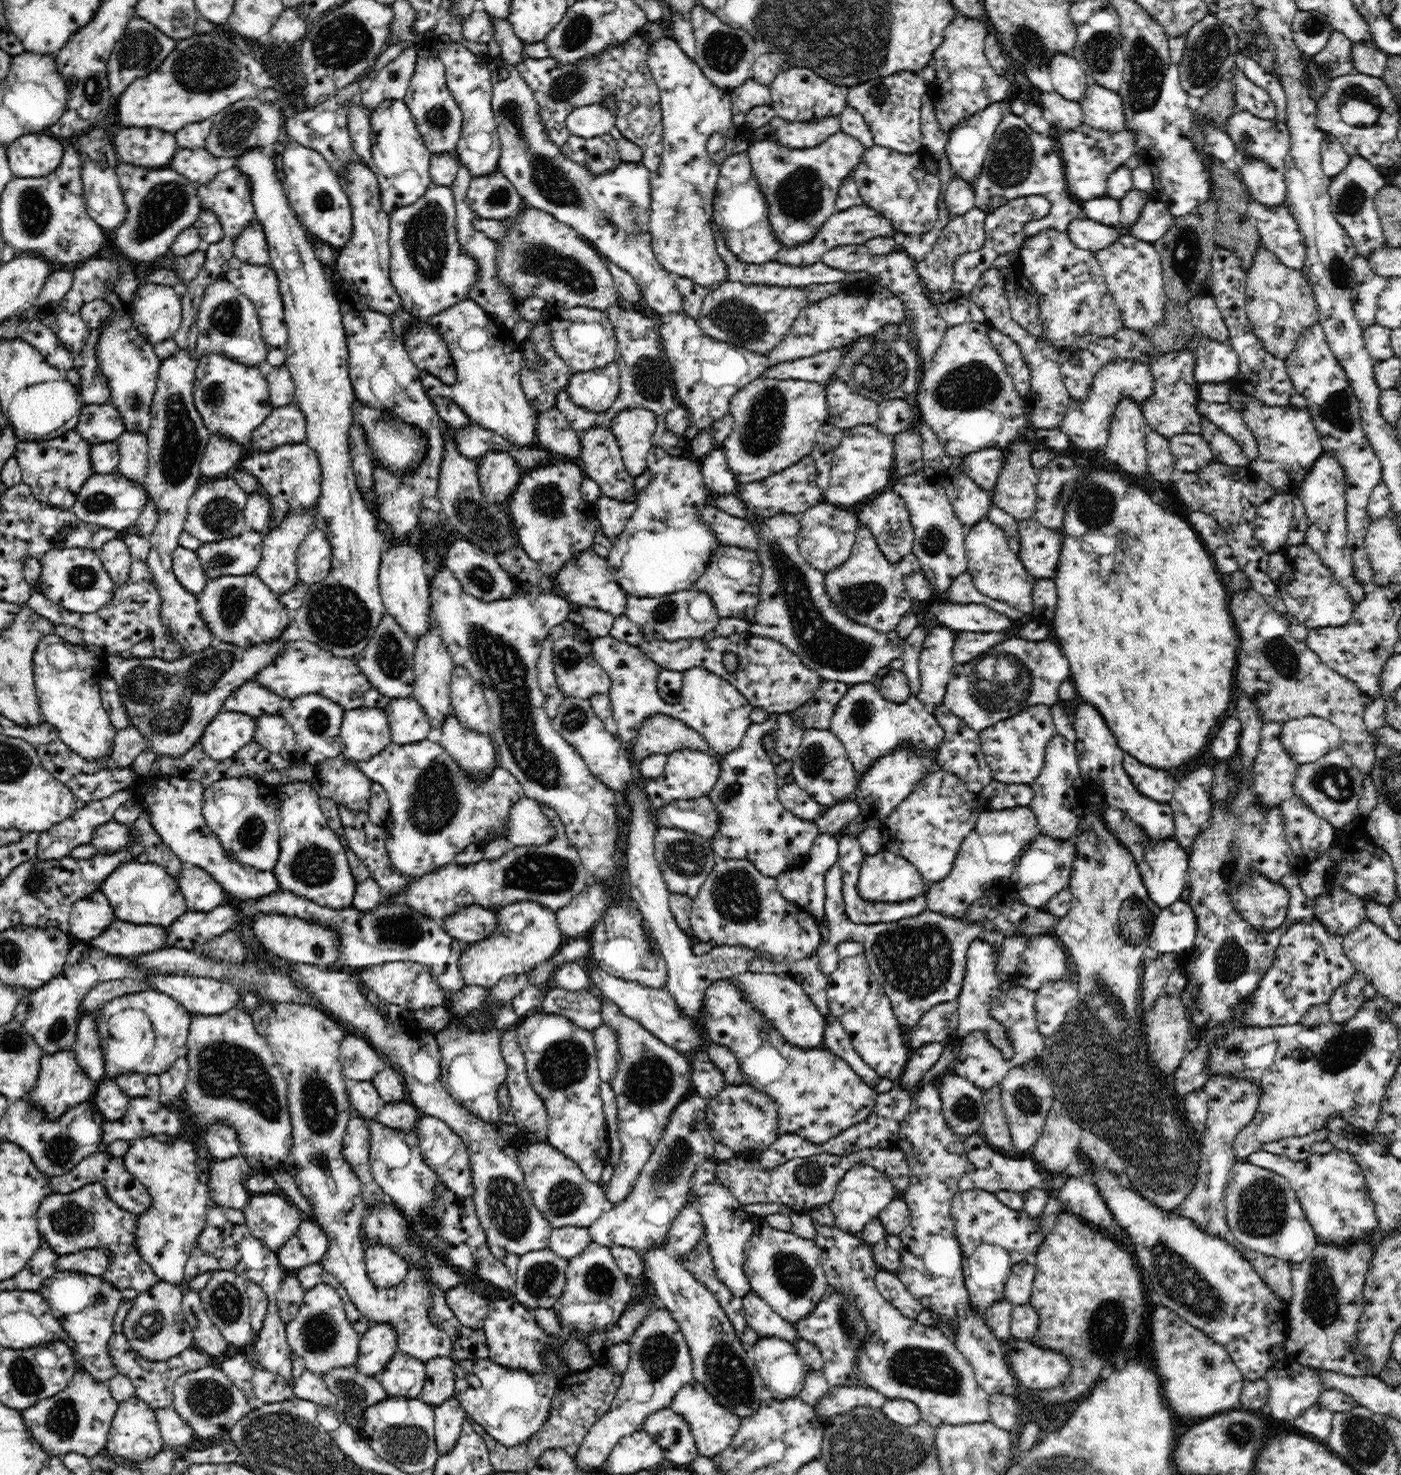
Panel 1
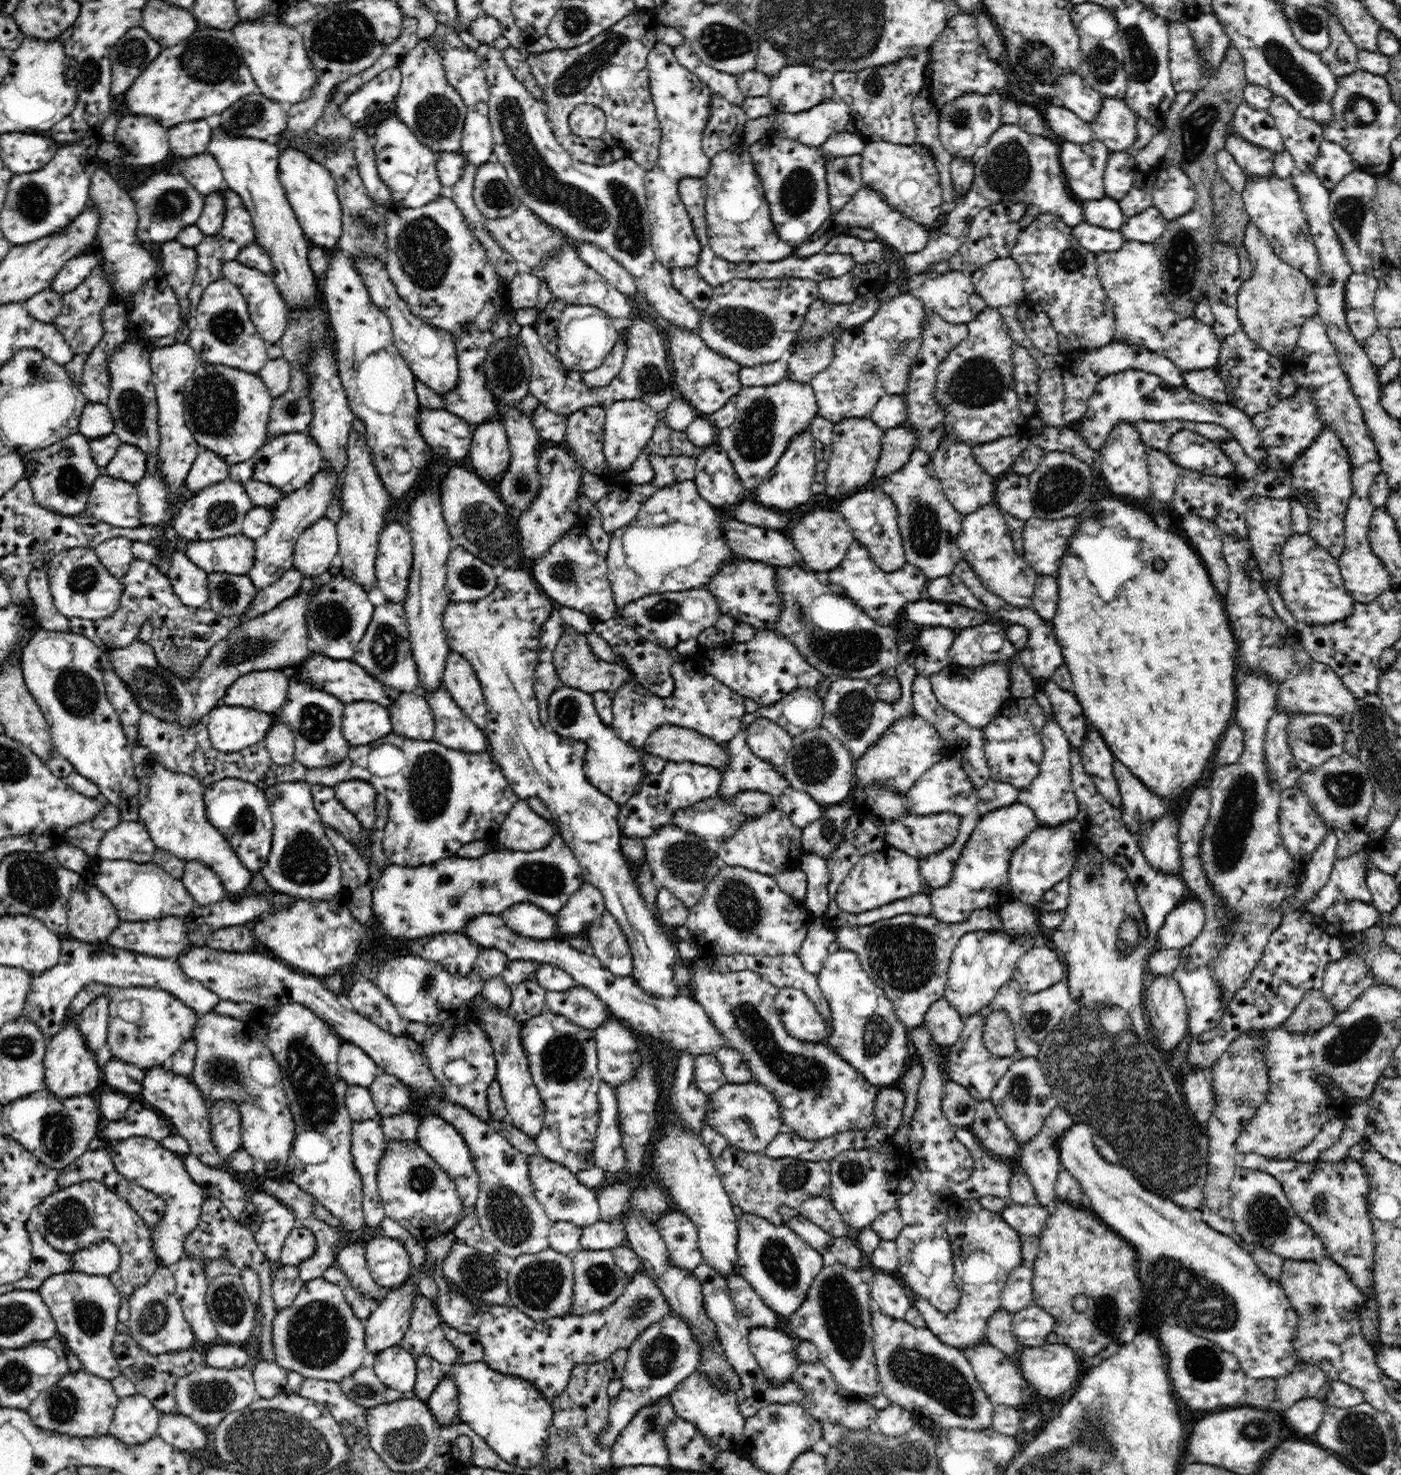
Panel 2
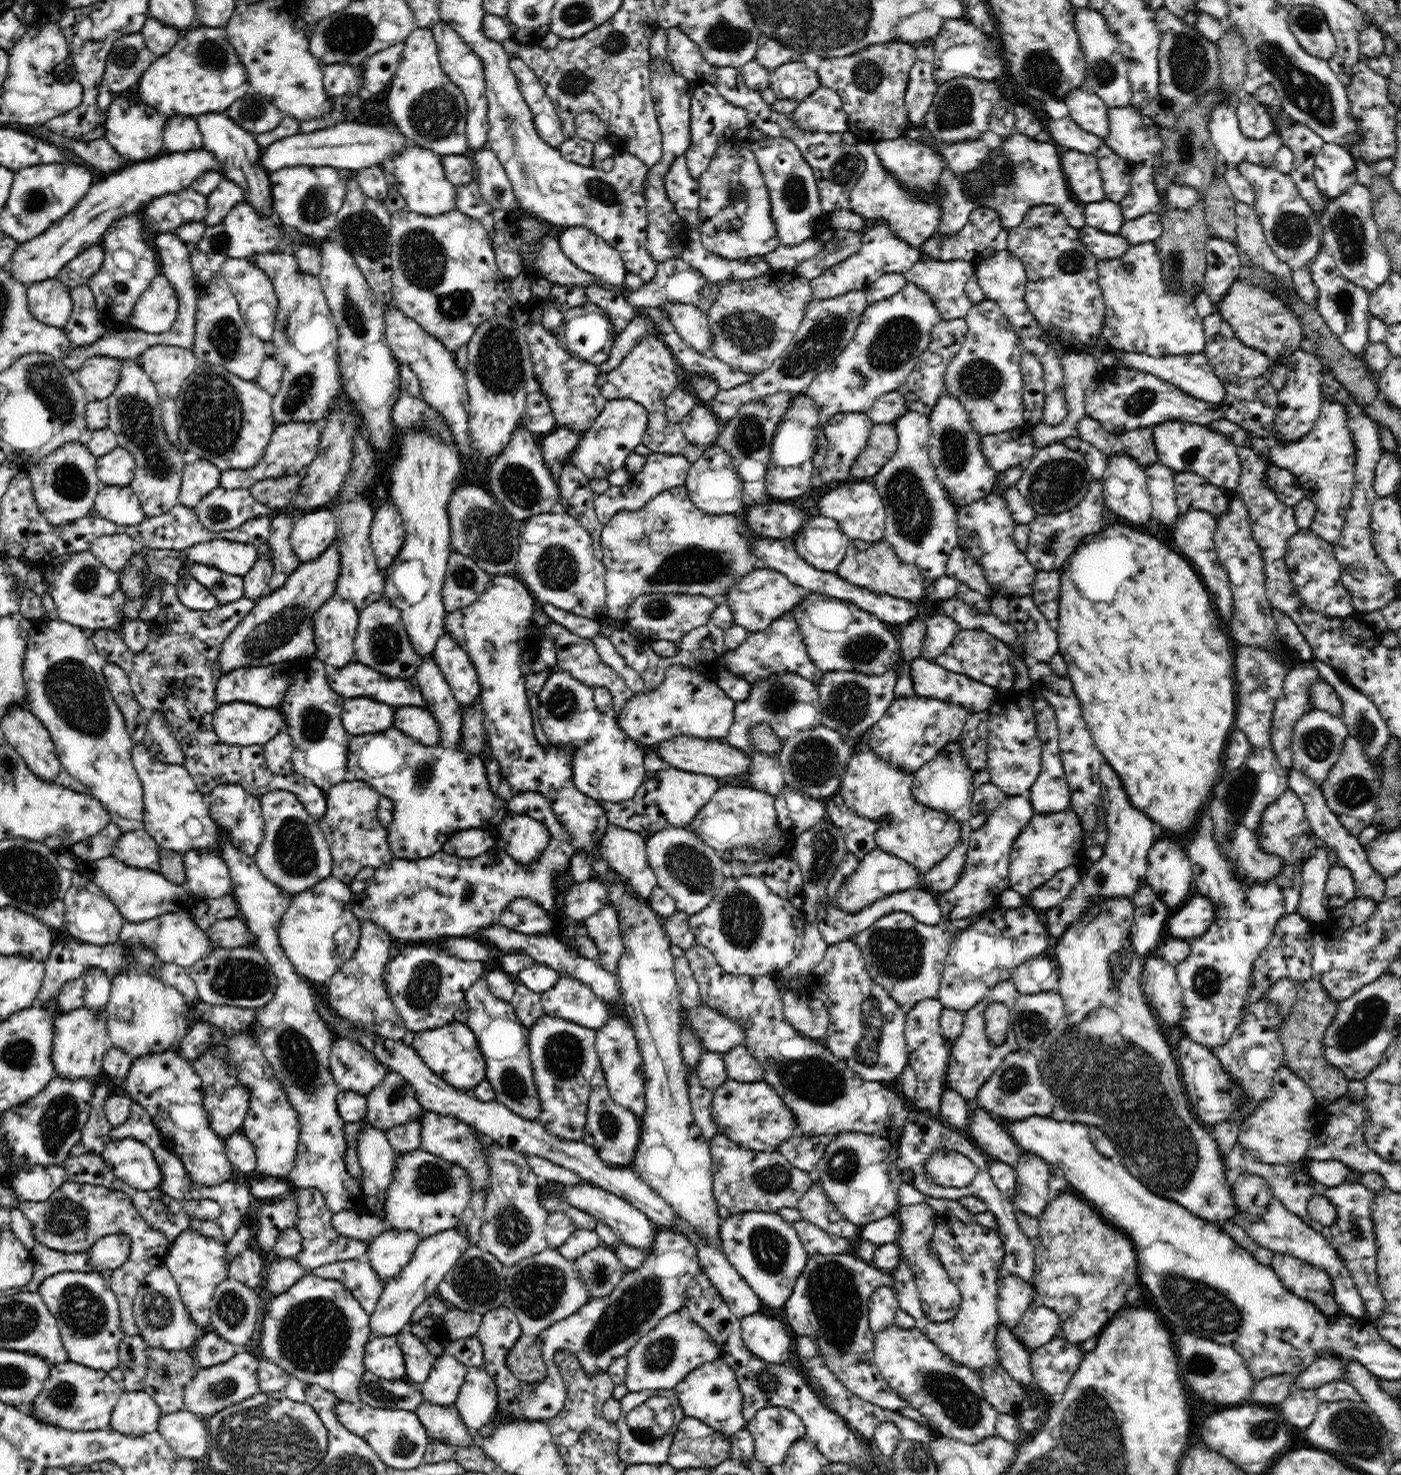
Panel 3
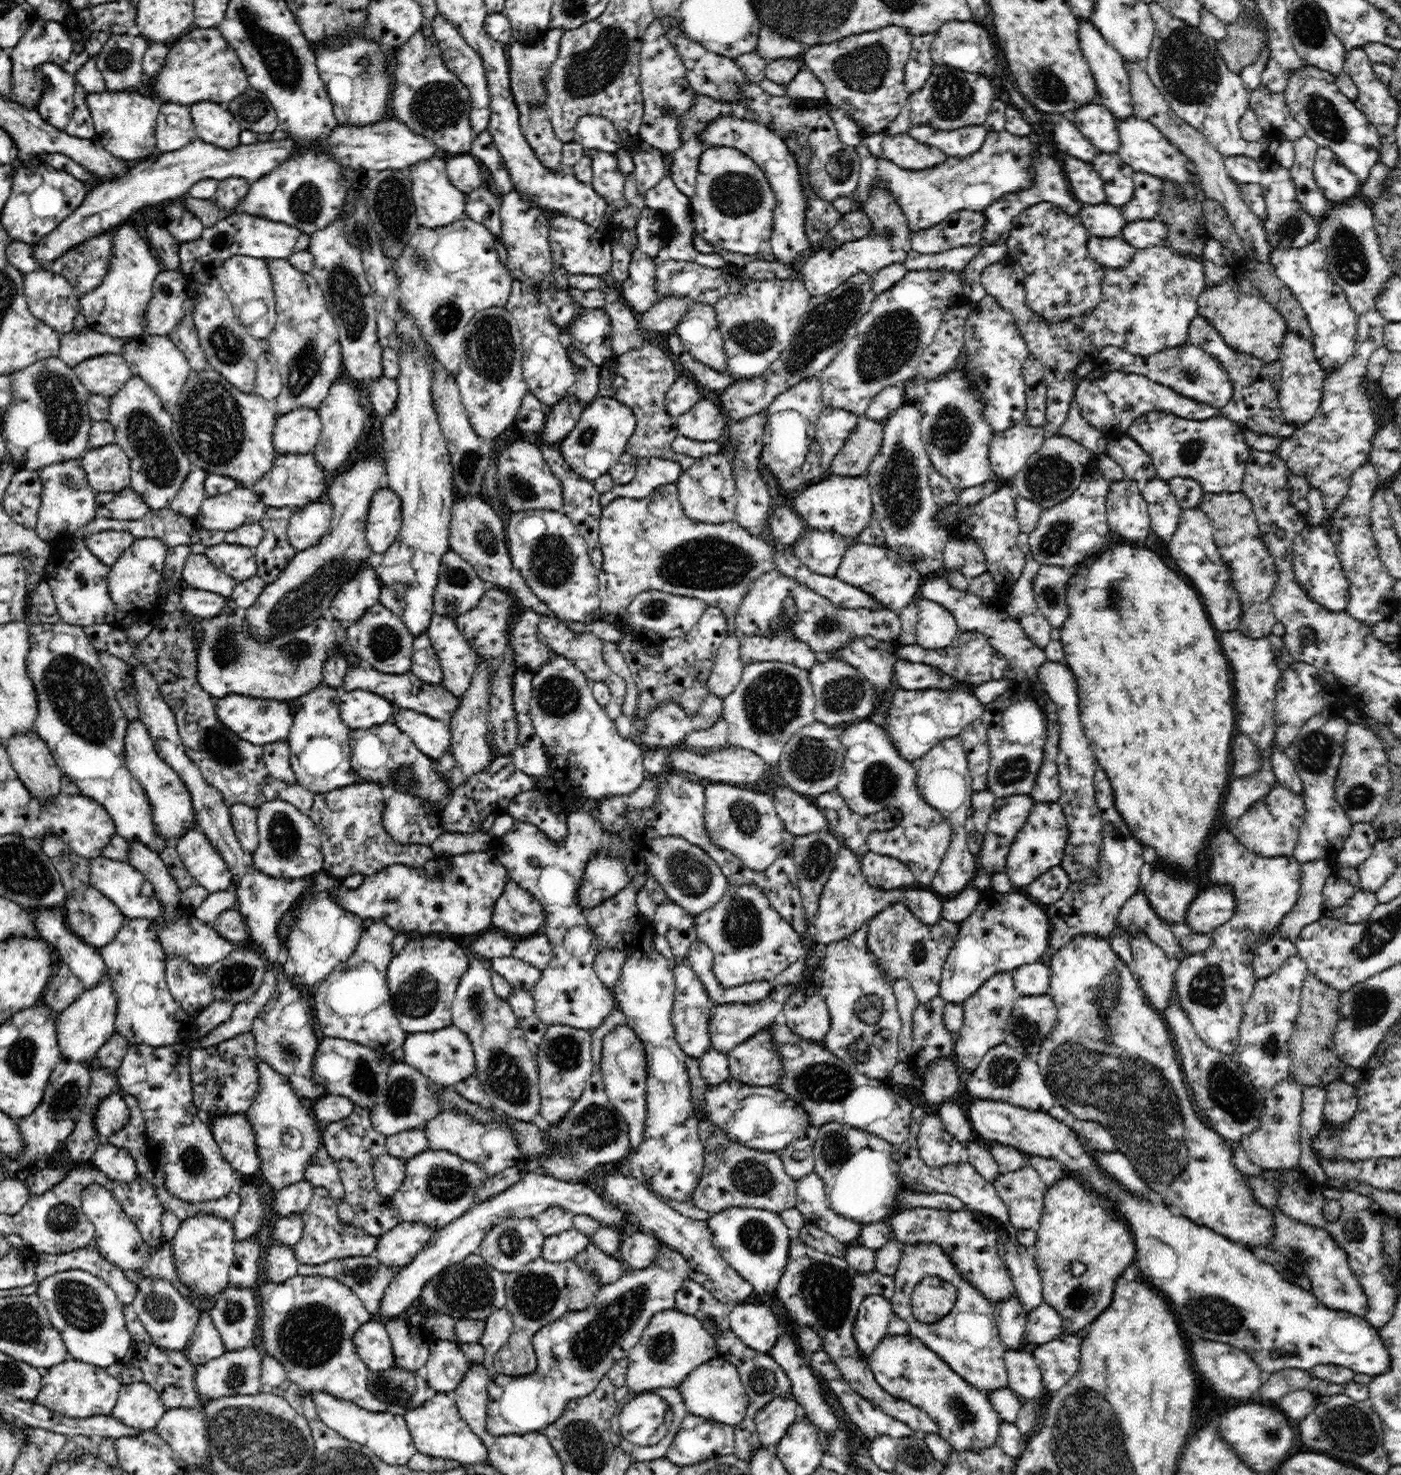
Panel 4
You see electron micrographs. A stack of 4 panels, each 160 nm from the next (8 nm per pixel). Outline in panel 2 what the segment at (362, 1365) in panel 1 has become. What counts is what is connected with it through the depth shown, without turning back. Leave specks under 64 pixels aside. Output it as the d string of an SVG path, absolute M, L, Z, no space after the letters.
M409 1274L402 1284L387 1290L383 1299L375 1304L370 1316L364 1320L365 1343L368 1353L375 1355L377 1352L386 1350L389 1346L394 1346L405 1339L405 1335L410 1327L412 1308L414 1308L412 1300L414 1300L419 1293L418 1277L414 1274Z

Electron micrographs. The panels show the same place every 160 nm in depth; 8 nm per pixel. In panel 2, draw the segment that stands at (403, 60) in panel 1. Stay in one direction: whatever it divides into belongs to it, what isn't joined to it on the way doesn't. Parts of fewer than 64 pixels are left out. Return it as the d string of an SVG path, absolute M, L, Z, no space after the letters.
M398 66L384 69L376 78L367 82L360 90L354 92L354 94L348 95L348 98L345 98L339 104L340 114L354 124L358 124L359 122L364 123L367 116L372 115L383 104L386 104L386 102L392 102L395 99L401 80L402 75Z

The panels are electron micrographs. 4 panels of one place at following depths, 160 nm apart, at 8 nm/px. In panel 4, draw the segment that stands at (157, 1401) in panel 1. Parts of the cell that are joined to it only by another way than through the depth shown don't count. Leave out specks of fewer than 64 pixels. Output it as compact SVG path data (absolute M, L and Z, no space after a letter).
M133 1341L130 1350L123 1356L118 1364L121 1366L118 1379L121 1384L131 1382L146 1382L150 1385L168 1409L196 1409L201 1407L200 1393L195 1386L196 1367L188 1360L185 1351L162 1349L155 1344Z

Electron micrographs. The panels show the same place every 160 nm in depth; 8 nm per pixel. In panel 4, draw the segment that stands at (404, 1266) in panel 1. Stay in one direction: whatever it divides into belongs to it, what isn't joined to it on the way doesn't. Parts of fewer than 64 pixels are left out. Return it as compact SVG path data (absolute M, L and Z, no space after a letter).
M401 1222L378 1239L372 1255L388 1268L404 1268L435 1232L420 1222Z

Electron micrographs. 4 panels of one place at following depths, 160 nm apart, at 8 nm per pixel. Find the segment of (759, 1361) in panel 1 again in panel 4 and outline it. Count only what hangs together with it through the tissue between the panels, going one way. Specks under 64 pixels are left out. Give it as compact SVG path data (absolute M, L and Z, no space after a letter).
M737 1304L729 1314L730 1329L741 1342L767 1353L778 1340L778 1322L774 1312L762 1304Z

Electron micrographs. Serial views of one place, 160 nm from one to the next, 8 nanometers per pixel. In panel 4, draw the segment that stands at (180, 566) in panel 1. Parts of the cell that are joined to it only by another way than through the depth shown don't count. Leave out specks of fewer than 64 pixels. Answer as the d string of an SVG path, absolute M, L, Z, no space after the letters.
M191 588L181 592L183 610L194 617L212 618L218 616L228 602L228 597L206 590Z

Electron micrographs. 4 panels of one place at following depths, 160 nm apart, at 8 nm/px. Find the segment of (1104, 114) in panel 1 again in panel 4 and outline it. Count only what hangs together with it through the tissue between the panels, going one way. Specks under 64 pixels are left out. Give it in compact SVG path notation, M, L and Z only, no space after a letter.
M1130 116L1128 120L1117 120L1118 136L1120 137L1120 158L1132 167L1134 172L1151 174L1162 180L1171 180L1177 184L1194 182L1193 162L1176 146L1173 145L1150 121Z

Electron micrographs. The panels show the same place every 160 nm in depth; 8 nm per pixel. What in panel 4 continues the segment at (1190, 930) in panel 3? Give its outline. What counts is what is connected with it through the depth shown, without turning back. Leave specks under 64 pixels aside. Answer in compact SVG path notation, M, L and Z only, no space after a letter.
M1212 885L1197 893L1186 912L1187 924L1192 932L1210 934L1228 922L1236 912L1236 897L1230 885Z

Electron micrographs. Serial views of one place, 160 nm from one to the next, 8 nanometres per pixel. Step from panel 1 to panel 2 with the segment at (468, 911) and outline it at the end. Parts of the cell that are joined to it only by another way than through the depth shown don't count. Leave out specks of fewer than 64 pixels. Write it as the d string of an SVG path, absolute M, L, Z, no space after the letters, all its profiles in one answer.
M492 914L474 916L466 924L462 934L479 944L483 951L505 953L510 961L523 960L555 964L560 970L570 974L578 986L594 993L607 1006L615 1020L620 1020L627 1027L643 1032L644 1036L651 1036L653 1040L662 1039L676 1050L703 1055L712 1054L726 1047L726 1039L716 1029L712 1019L704 1011L704 1007L693 997L687 994L680 994L674 999L650 997L636 986L631 976L612 974L591 952L576 950L565 938L538 940L522 937L506 925L501 915Z

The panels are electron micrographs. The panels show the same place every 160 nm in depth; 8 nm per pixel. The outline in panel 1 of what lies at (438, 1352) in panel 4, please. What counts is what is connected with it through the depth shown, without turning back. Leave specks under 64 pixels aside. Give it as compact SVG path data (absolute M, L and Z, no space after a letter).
M452 1395L442 1404L433 1407L435 1414L435 1441L438 1456L449 1453L457 1444L464 1421L468 1419L460 1401Z

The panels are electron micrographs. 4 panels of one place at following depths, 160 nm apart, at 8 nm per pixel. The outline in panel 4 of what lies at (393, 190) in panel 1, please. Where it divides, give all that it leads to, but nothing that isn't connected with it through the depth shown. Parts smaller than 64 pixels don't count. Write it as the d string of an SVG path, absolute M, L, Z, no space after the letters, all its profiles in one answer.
M432 156L428 160L420 160L418 164L408 168L408 177L412 183L412 198L416 207L417 221L421 226L436 229L465 216L466 194L451 183L444 159Z

